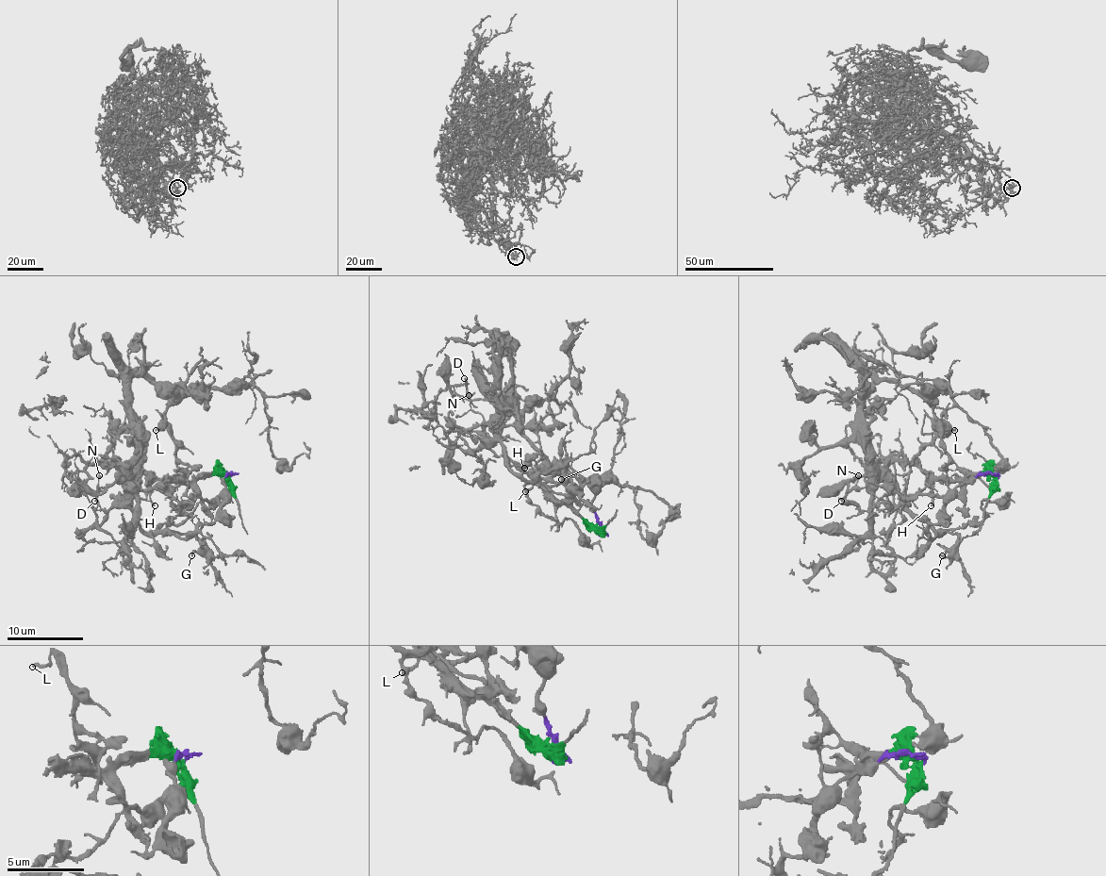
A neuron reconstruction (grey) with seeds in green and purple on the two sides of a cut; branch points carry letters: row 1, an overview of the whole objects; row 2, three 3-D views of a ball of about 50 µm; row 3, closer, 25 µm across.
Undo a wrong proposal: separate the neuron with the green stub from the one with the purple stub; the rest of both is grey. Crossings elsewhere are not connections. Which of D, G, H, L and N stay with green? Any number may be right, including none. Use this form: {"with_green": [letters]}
{"with_green": ["H"]}

